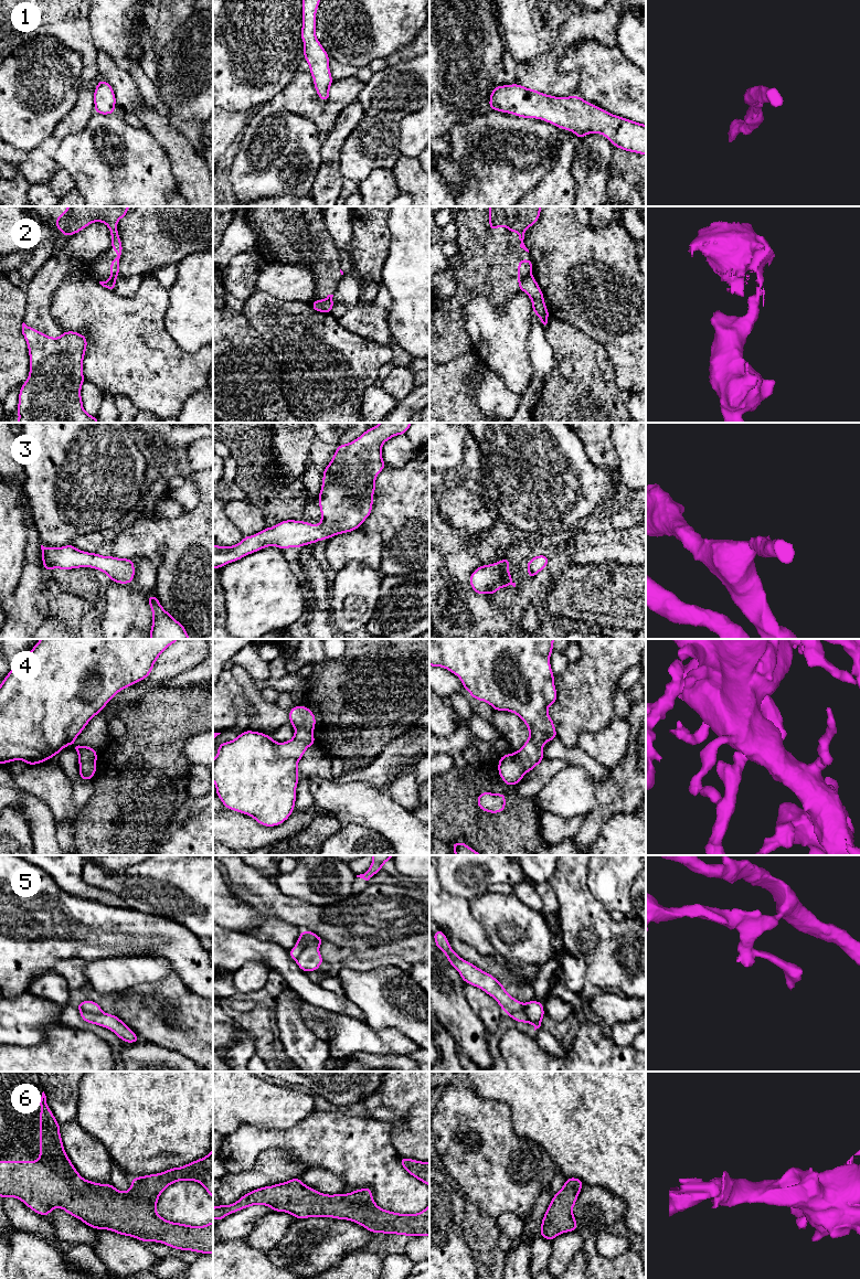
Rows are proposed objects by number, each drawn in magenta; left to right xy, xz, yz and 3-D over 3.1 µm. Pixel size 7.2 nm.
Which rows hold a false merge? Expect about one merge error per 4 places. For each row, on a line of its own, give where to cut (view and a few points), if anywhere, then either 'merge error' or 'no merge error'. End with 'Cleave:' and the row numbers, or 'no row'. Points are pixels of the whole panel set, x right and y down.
1: no cut | no merge error
2: yz (530, 274), (522, 280), (520, 289) | merge error
3: no cut | no merge error
4: no cut | no merge error
5: xz (318, 945), (306, 941), (304, 949), (295, 960) | merge error
6: no cut | no merge error
Cleave: 2, 5

